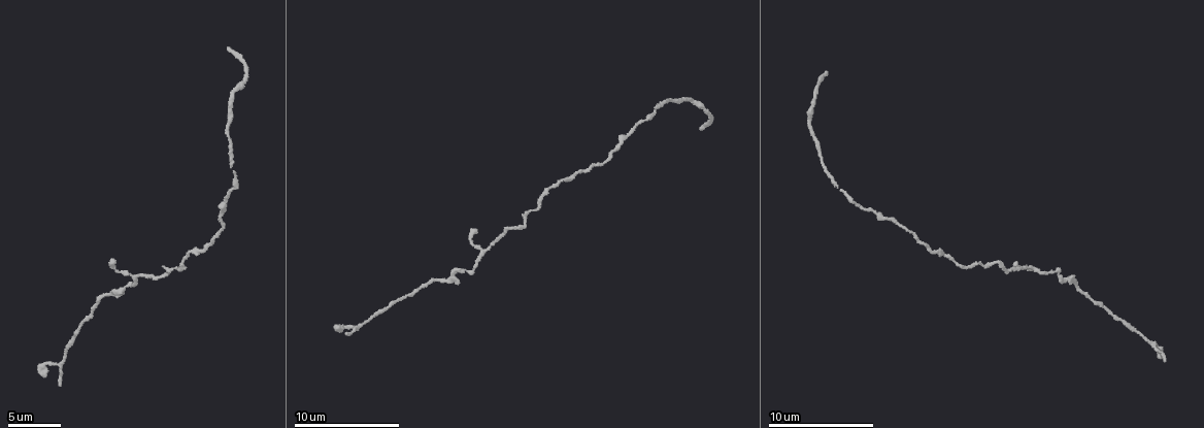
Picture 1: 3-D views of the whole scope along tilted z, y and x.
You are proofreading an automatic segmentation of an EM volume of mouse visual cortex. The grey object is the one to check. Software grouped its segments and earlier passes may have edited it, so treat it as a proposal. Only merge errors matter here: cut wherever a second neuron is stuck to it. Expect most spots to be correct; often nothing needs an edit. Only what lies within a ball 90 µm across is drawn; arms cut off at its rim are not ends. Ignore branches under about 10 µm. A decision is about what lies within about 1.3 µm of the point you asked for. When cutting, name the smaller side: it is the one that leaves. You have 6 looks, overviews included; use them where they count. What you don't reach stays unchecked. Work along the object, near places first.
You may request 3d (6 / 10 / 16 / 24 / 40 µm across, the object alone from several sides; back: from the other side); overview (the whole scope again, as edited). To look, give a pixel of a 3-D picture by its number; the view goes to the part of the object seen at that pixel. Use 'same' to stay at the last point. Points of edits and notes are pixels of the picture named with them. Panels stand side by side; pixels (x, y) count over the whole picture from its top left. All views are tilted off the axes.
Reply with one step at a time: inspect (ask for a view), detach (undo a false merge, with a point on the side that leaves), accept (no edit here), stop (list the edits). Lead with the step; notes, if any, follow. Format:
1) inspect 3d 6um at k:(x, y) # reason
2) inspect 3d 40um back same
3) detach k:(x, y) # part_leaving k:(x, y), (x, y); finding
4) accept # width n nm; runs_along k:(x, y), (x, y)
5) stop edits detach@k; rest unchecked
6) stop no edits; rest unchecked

inspect 3d 16um at 1:(1030, 268) # narrows sharply

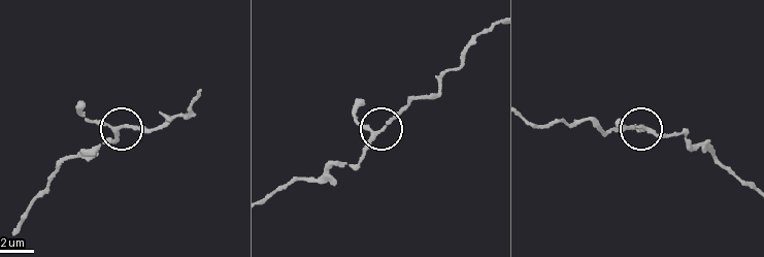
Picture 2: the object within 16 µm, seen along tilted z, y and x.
inspect 3d 6um at 2:(643, 126)

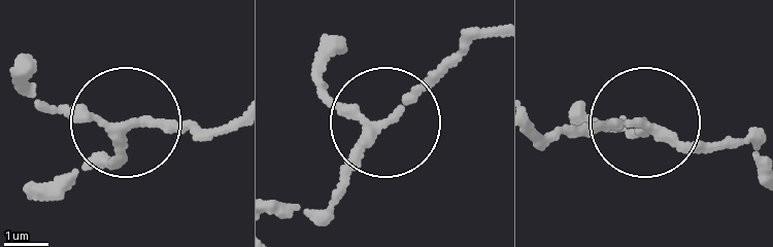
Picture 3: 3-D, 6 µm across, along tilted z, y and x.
accept # arms 3; runs_along 3:(495, 31), (418, 80), (321, 209); continuous, no second neuron

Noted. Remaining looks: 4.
inspect 3d 10um at 1:(105, 295) # sudden change in width

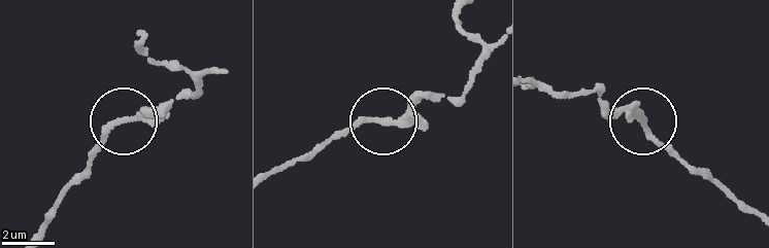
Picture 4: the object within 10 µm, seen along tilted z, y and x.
accept # runs_along 4:(215, 71), (196, 96), (111, 127), (88, 173); all the same neuron

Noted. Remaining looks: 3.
inspect 3d 16um at 1:(535, 209) # narrows sharply

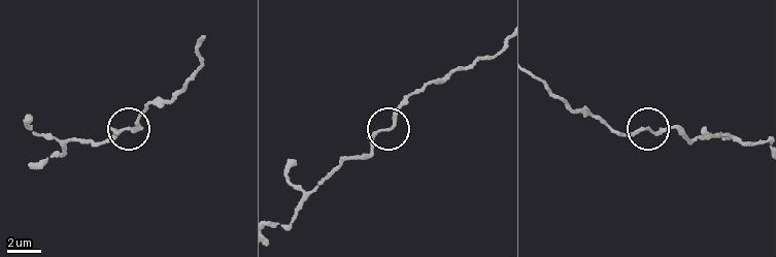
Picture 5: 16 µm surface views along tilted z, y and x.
accept # runs_along 5:(602, 122), (626, 134), (647, 129), (683, 130); one neuron here

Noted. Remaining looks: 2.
stop no edits; rest unchecked

